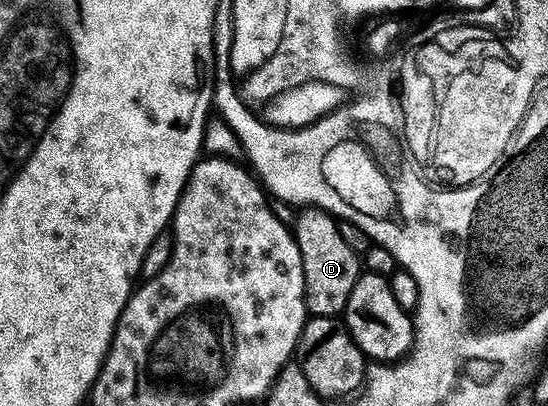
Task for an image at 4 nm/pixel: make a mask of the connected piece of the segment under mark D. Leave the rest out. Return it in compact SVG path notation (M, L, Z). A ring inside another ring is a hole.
M309 206L298 212L301 213L297 216L297 225L294 223L291 231L297 237L299 254L303 260L305 303L309 305L310 317L340 317L355 282L363 274L362 261L345 241L341 233L342 225L328 211Z

